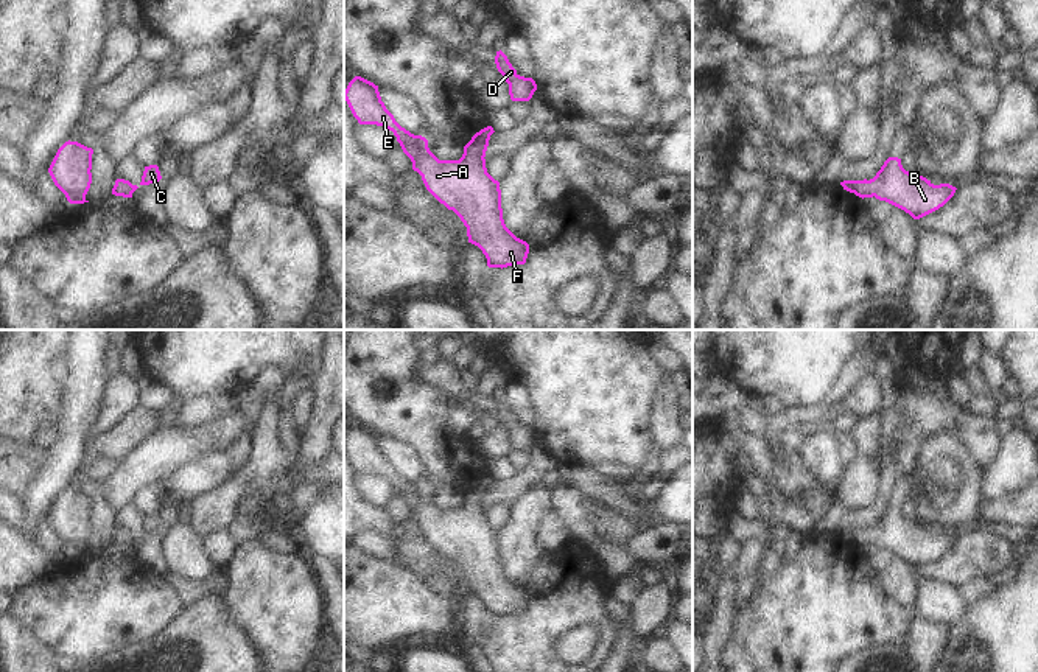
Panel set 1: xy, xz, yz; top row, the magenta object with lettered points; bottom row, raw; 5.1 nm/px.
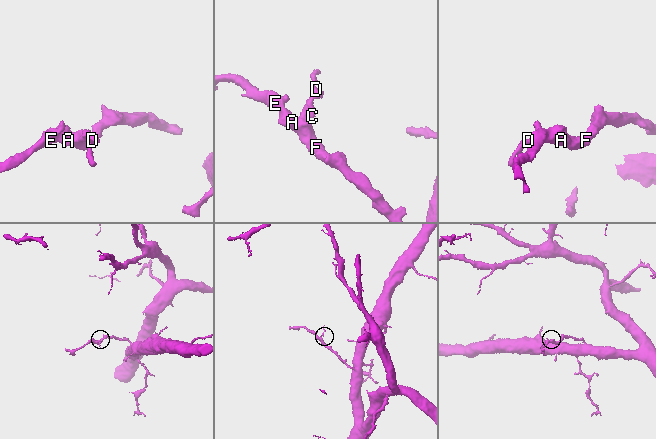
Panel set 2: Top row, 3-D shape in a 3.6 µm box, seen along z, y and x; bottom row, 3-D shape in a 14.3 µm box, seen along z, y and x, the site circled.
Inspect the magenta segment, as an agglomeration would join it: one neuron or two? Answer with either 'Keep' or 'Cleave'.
Keep

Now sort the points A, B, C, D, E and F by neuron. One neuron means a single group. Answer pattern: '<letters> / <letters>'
A B C D E F

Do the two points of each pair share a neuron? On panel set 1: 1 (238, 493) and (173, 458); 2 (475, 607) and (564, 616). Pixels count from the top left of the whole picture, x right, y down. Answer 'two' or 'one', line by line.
1: two
2: one

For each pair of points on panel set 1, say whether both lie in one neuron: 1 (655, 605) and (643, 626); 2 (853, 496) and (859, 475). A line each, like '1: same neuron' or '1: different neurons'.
1: same neuron
2: same neuron

